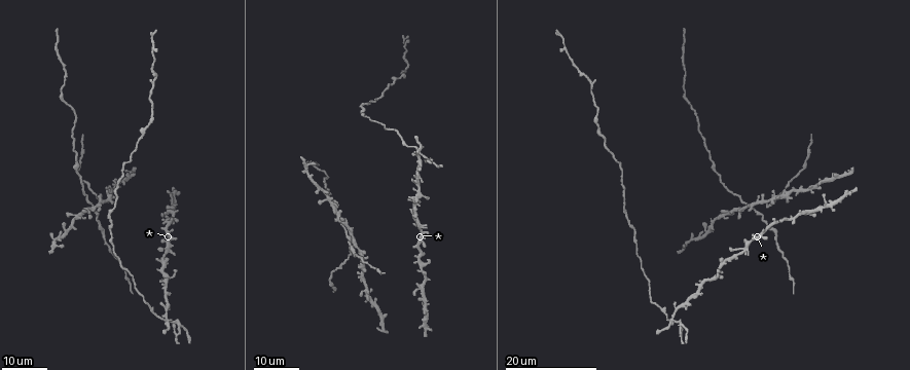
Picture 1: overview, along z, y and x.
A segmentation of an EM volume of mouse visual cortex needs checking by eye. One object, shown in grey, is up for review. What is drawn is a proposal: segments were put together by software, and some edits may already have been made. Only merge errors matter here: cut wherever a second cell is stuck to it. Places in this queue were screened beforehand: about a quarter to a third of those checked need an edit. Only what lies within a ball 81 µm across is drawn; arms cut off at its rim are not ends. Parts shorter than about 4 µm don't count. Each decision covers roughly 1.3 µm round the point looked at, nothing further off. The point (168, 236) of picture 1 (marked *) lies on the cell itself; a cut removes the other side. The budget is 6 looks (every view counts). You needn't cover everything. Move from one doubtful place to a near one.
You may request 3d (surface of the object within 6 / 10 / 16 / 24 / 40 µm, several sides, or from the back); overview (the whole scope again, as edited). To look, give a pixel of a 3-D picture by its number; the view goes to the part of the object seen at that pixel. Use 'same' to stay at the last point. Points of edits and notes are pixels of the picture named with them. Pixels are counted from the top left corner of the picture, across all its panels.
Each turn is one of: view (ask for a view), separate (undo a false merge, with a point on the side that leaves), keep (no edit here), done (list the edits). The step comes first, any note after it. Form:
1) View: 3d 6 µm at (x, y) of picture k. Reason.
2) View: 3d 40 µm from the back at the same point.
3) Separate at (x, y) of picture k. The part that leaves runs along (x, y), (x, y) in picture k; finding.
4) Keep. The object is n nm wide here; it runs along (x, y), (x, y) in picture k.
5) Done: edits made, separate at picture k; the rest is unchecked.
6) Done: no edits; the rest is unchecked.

View: 3d 16 µm at (670, 320) of picture 1. Thin arm on a thick one.

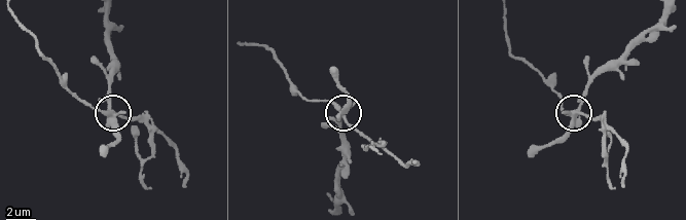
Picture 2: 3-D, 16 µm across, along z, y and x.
View: 3d 10 µm at (113, 113) of picture 2.

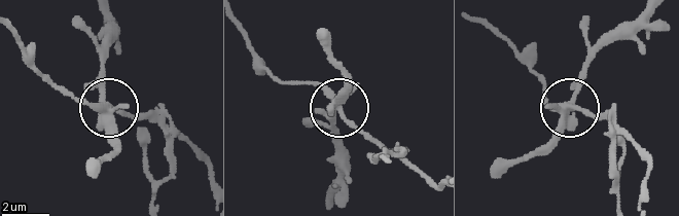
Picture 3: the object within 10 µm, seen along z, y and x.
View: 3d 6 µm at (568, 109) of picture 3. Zoom in.

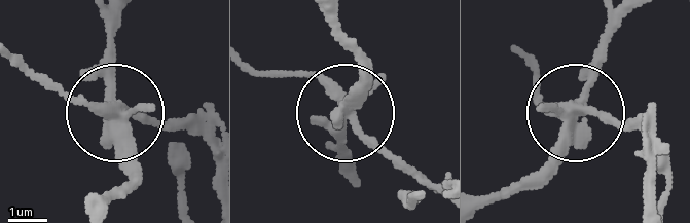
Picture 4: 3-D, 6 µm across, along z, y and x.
Keep. The object is 330 nm wide here; all the same cell.

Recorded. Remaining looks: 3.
View: 3d 24 µm at (683, 325) of picture 1. Three-way junction.

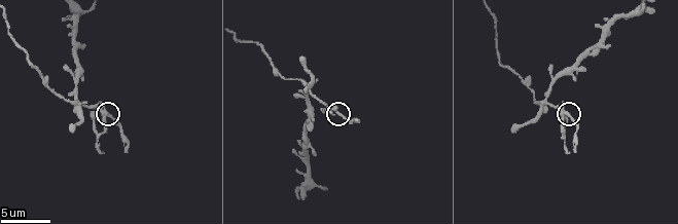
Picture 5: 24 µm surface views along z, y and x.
View: 3d 6 µm at (569, 115) of picture 5. Closer look.

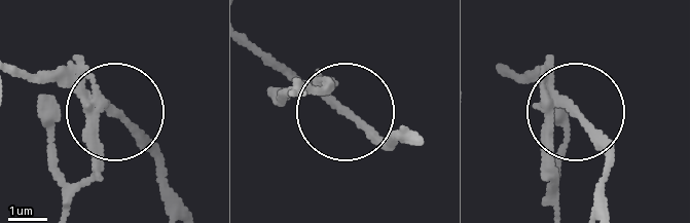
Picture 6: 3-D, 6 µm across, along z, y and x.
Separate at (98, 170) of picture 6. 3 arms meet here; two cells meet here.

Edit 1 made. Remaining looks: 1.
Done: edits made, separate at picture 6; the rest is unchecked.

